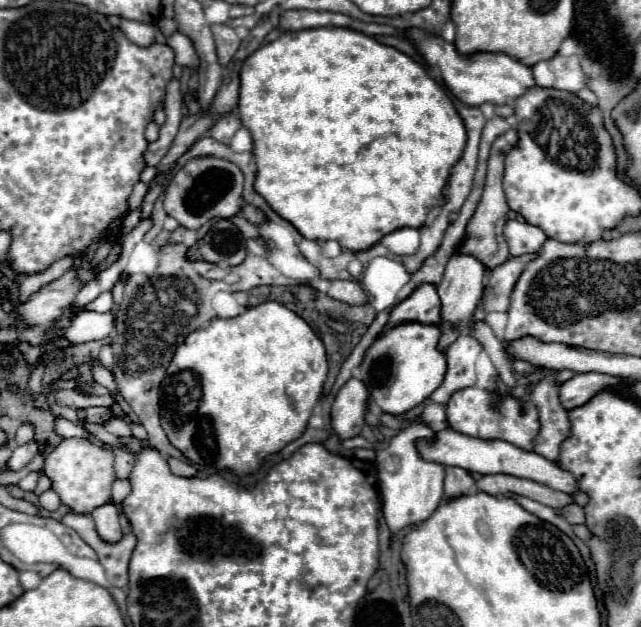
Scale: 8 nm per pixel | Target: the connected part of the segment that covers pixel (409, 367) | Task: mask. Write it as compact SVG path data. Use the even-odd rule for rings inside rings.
M402 322L386 328L366 350L360 378L370 390L372 400L388 414L404 414L422 404L444 380L446 356L438 348L442 330L436 324Z

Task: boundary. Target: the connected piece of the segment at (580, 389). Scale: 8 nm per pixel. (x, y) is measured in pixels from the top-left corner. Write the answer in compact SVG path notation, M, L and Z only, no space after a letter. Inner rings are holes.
M594 372L576 374L574 378L560 384L560 404L566 410L572 410L576 406L586 404L602 388L612 388L618 382L620 378L606 376L606 374L594 374Z

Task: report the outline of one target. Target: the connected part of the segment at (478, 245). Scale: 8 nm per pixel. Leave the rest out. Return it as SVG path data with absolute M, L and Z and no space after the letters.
M512 128L494 140L492 150L490 150L490 160L488 160L488 176L486 176L484 194L482 194L478 210L472 216L472 220L468 224L468 232L466 232L466 236L474 236L474 240L470 240L470 244L466 244L466 252L474 252L474 256L478 256L482 260L482 264L486 264L488 268L496 268L498 264L508 260L508 244L506 244L506 240L502 236L502 230L504 230L504 224L508 222L510 208L508 208L506 198L504 198L502 178L504 178L504 158L506 158L506 152L516 142L518 142L518 134Z

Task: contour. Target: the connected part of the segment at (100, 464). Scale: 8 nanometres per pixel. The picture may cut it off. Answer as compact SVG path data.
M66 438L46 458L44 472L52 480L52 490L58 492L62 504L70 506L70 510L78 514L88 514L98 504L106 504L110 500L110 486L116 480L112 470L112 460L114 460L112 450L104 450L90 440Z

